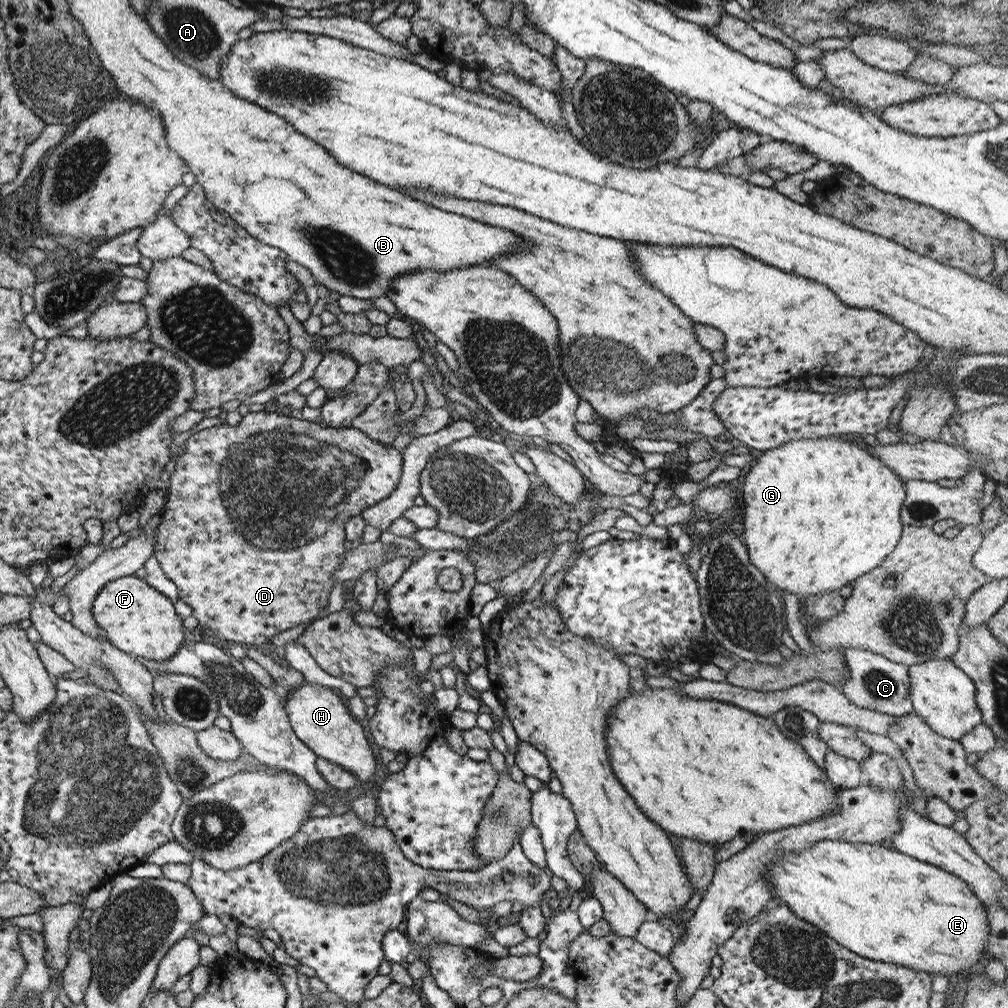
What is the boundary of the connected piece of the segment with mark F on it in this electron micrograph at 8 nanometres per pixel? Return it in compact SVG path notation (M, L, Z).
M136 575L122 576L107 582L106 586L100 590L93 600L92 615L94 620L100 625L107 640L118 650L128 655L138 656L138 658L148 661L165 662L169 660L186 640L182 618L176 613L174 603L159 590L150 586L145 579L140 579Z

